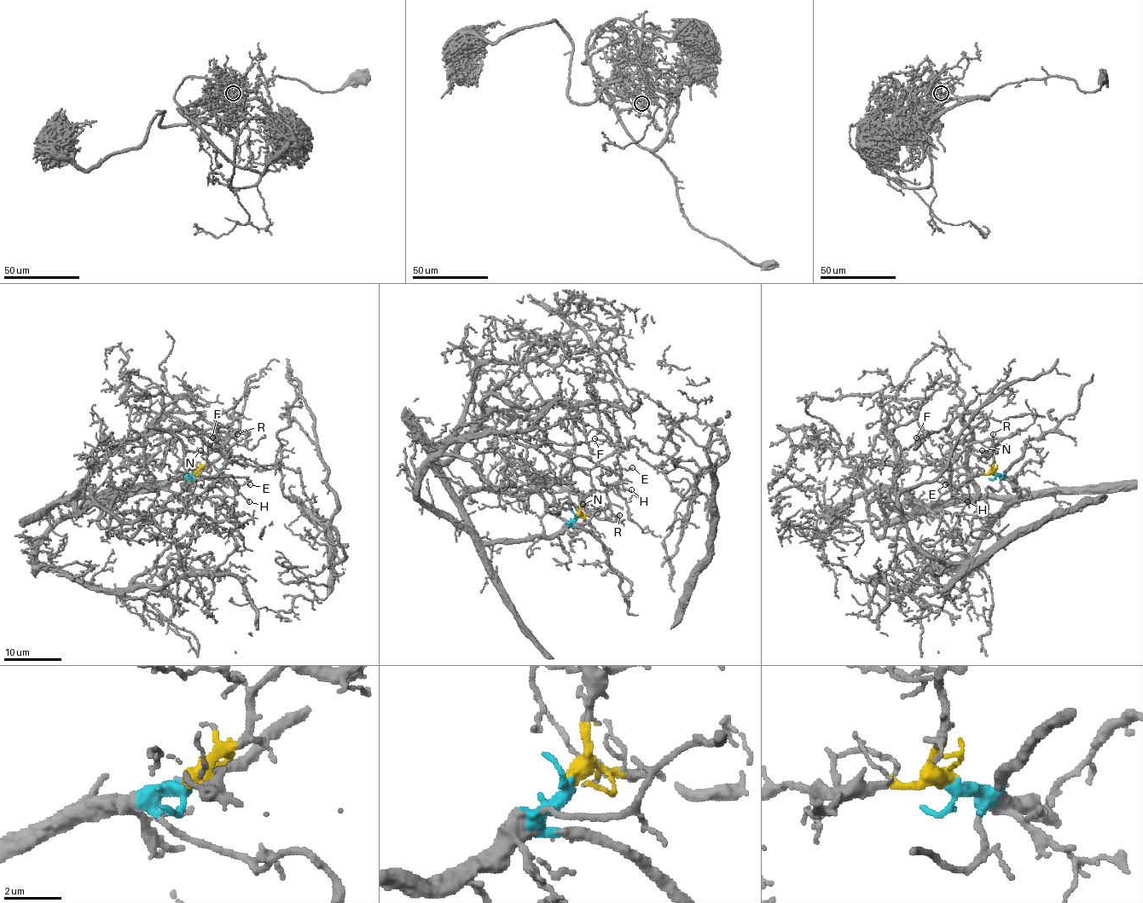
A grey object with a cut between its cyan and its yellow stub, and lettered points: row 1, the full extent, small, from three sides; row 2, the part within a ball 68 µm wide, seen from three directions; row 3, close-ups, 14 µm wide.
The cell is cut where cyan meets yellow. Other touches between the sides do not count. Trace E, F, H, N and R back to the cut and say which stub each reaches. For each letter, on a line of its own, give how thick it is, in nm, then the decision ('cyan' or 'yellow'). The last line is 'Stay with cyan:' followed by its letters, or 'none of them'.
E: 130 nm thick; yellow
F: 120 nm thick; cyan
H: 130 nm thick; yellow
N: 120 nm thick; yellow
R: 110 nm thick; yellow
Stay with cyan: F

